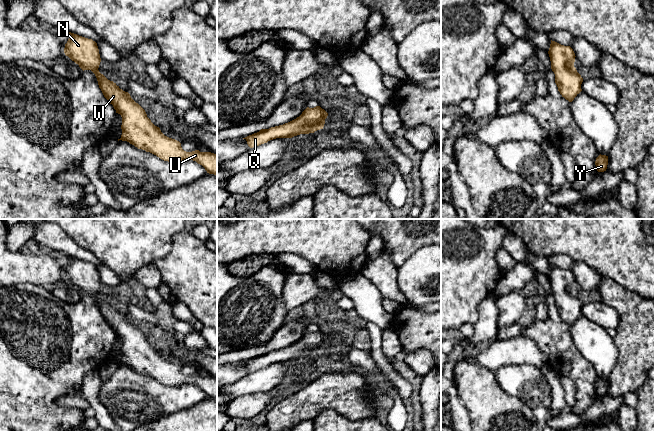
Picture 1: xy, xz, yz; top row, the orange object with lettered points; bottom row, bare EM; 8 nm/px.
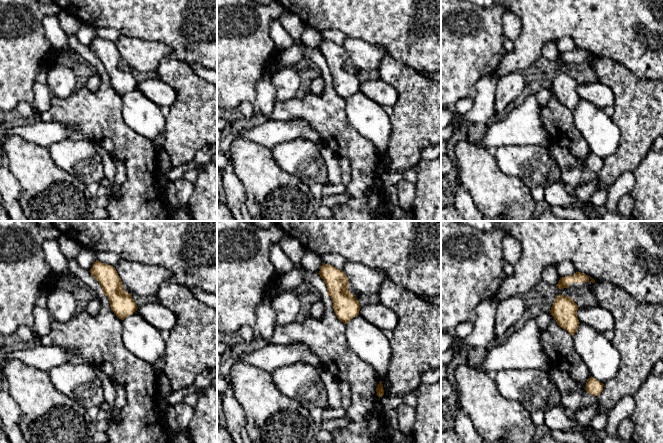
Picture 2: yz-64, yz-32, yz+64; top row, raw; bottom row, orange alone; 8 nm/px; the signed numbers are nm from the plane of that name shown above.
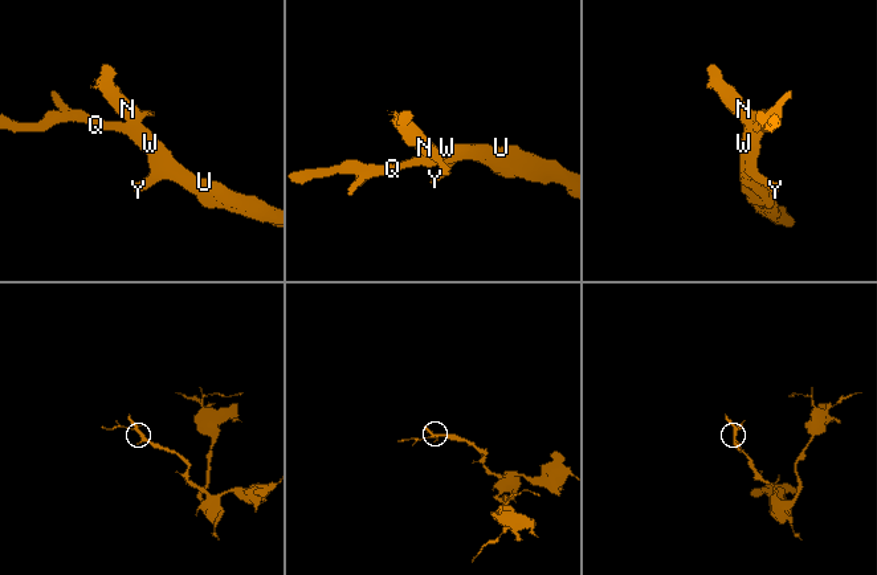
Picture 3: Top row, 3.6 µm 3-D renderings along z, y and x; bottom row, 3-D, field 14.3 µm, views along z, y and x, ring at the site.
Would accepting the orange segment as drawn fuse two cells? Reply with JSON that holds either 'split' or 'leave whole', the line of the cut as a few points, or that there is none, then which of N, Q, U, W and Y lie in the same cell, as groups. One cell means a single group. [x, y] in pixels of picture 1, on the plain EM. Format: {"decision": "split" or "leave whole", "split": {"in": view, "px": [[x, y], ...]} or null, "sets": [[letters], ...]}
{"decision": "leave whole", "split": null, "sets": [["N", "Q", "U", "W", "Y"]]}

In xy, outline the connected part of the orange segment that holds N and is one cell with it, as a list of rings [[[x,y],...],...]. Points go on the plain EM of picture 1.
[[[69,256],[64,277],[83,295],[91,294],[95,298],[104,321],[113,329],[116,337],[121,339],[122,359],[118,365],[127,365],[164,385],[196,385],[207,397],[217,399],[217,378],[199,374],[184,375],[179,365],[165,360],[160,352],[151,346],[145,334],[131,322],[128,316],[120,313],[116,307],[99,296],[101,282],[95,265]]]

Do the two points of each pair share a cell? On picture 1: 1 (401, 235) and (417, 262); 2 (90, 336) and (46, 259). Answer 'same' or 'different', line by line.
1: different
2: different

